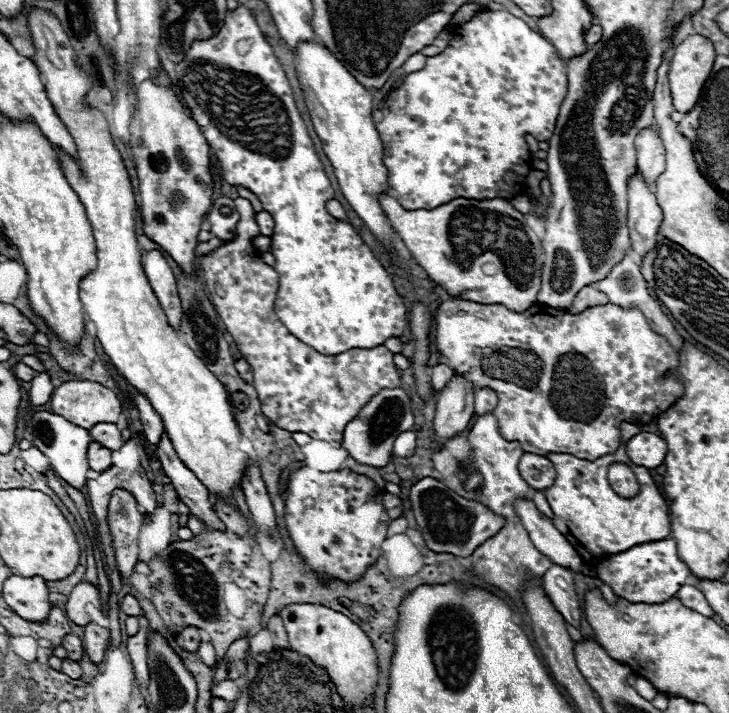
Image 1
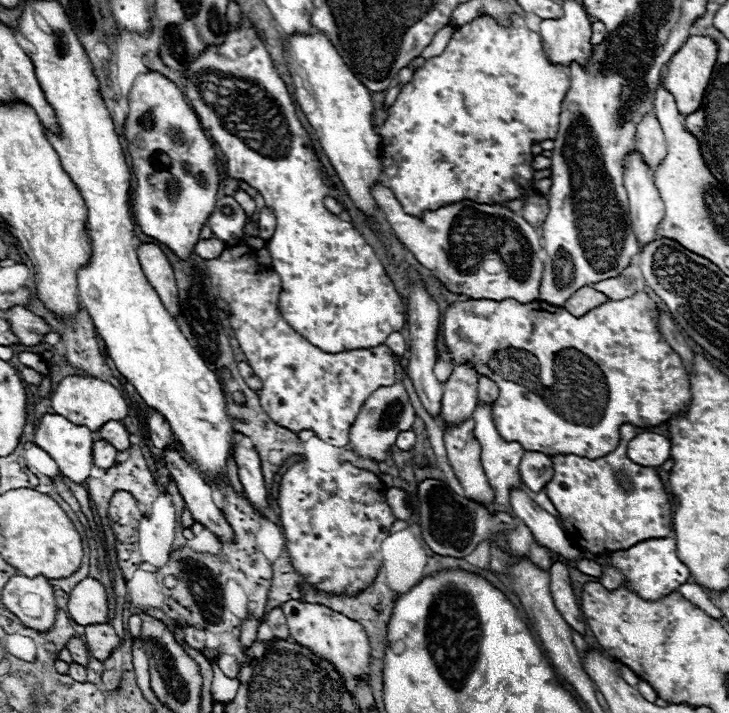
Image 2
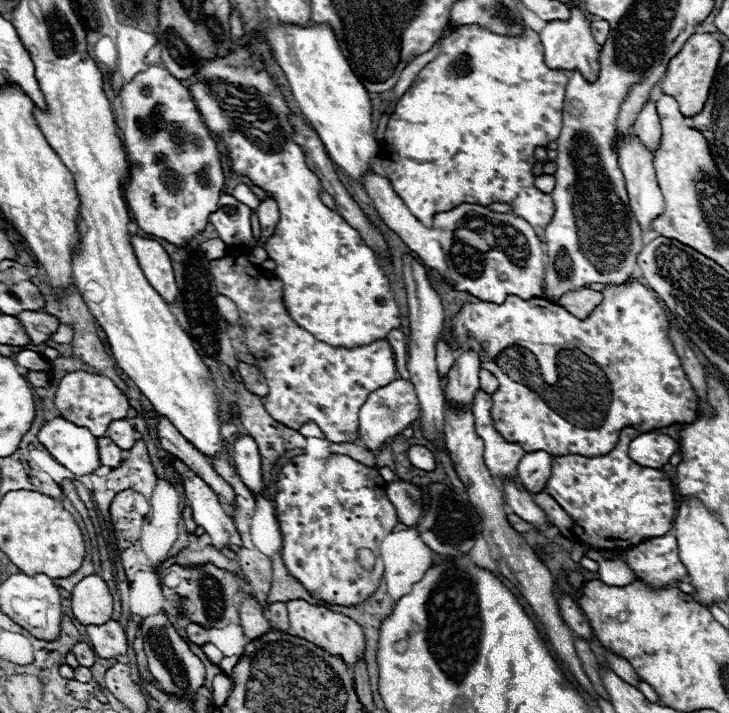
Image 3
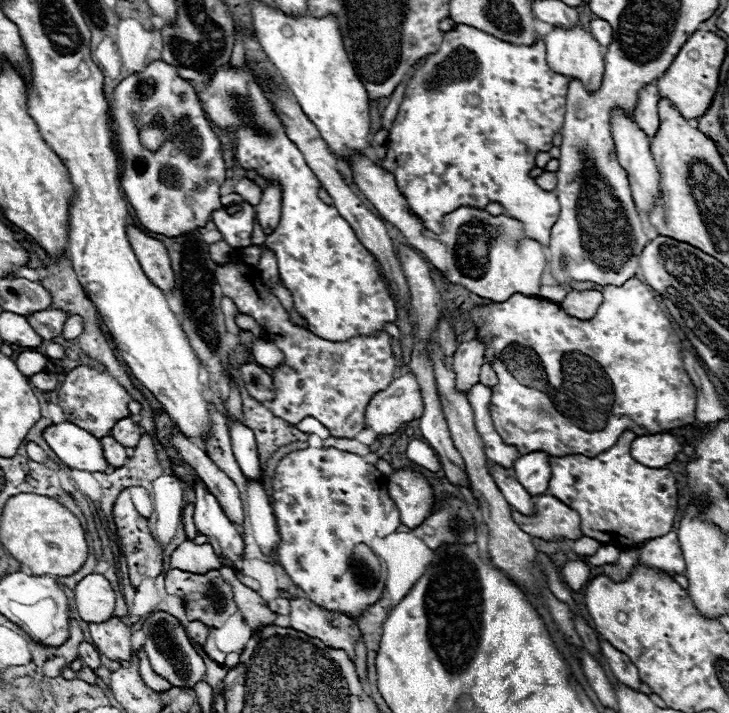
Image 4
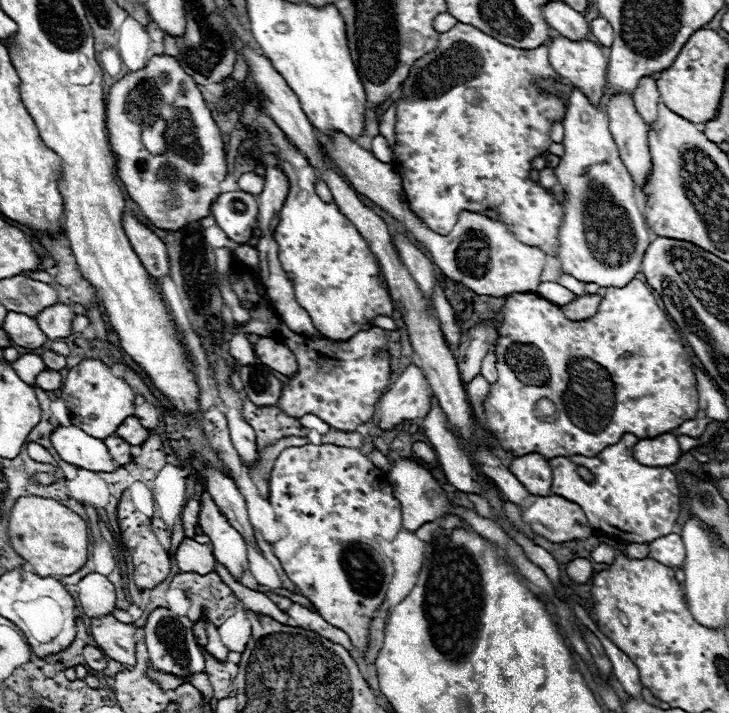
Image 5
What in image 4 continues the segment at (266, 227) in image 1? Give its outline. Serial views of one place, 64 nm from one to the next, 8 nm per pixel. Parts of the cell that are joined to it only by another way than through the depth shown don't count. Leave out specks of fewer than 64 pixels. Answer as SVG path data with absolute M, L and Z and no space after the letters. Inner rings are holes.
M272 184L272 186L268 186L264 190L262 200L256 206L256 220L262 226L266 236L272 234L274 228L278 226L278 222L280 222L280 198L282 198L280 186Z

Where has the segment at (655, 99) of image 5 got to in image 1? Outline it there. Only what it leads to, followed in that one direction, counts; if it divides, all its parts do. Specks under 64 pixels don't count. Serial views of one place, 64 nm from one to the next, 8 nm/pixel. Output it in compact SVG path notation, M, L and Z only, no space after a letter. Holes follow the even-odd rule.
M652 126L642 130L636 136L634 144L636 144L636 154L638 154L638 172L642 174L648 188L652 188L654 192L656 180L664 172L664 144L654 134Z

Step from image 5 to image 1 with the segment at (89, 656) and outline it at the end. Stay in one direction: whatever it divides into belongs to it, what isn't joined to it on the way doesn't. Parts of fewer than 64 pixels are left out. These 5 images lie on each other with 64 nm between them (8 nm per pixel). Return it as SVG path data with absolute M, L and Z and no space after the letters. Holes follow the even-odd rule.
M74 634L64 636L64 640L62 640L62 648L66 650L66 654L68 654L68 658L70 658L70 660L80 660L80 658L84 656L82 640L80 640L78 636L74 636Z

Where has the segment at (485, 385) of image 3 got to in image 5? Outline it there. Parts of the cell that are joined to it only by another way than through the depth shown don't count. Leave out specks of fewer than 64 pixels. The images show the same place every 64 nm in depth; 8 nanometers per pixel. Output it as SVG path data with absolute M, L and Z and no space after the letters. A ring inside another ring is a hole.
M488 352L488 354L484 356L480 374L482 374L490 384L496 382L496 356L494 356L494 352Z

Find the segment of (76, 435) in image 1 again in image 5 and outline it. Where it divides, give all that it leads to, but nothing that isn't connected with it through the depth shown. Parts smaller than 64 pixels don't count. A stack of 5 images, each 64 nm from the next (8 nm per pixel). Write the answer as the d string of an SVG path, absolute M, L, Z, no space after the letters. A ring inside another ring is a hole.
M58 426L50 434L50 442L58 456L72 466L92 472L114 472L118 468L112 462L104 442L100 438L88 436L76 426Z

